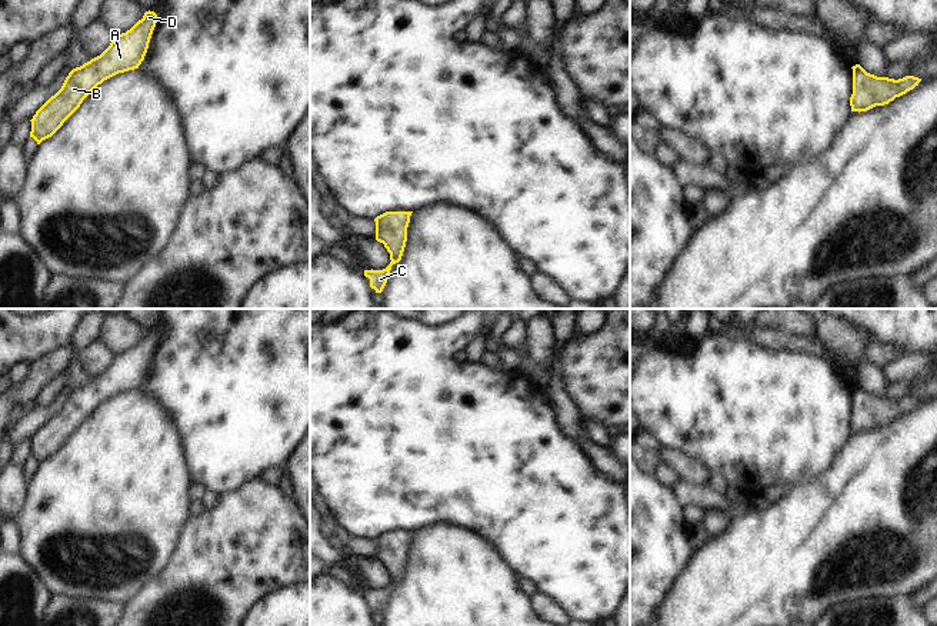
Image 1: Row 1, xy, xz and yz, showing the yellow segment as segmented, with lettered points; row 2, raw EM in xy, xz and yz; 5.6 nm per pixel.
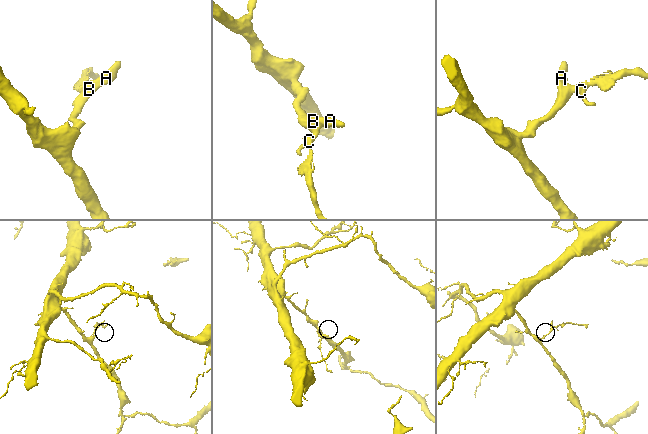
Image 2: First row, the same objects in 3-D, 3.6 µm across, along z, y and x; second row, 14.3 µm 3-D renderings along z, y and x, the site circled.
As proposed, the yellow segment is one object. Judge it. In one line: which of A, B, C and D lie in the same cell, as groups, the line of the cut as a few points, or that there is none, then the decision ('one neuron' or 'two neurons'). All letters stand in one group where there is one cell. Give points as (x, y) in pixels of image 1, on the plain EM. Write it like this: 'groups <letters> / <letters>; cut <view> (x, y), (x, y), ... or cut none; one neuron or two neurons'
groups A B C D; cut none; one neuron

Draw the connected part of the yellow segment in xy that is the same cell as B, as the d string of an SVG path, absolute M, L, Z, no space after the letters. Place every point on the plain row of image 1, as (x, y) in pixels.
M146 332L130 350L116 356L100 376L73 389L61 409L30 440L30 457L37 464L51 457L99 404L119 393L139 389L147 373L156 343L157 334Z

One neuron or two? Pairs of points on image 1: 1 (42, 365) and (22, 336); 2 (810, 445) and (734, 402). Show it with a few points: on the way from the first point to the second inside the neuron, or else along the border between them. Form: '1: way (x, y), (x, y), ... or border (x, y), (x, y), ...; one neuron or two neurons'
1: border (66, 343), (29, 363); two neurons
2: way (792, 426), (782, 416), (753, 410); one neuron

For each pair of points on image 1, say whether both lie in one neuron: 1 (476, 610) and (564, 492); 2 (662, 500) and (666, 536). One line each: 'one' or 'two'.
1: two
2: one

